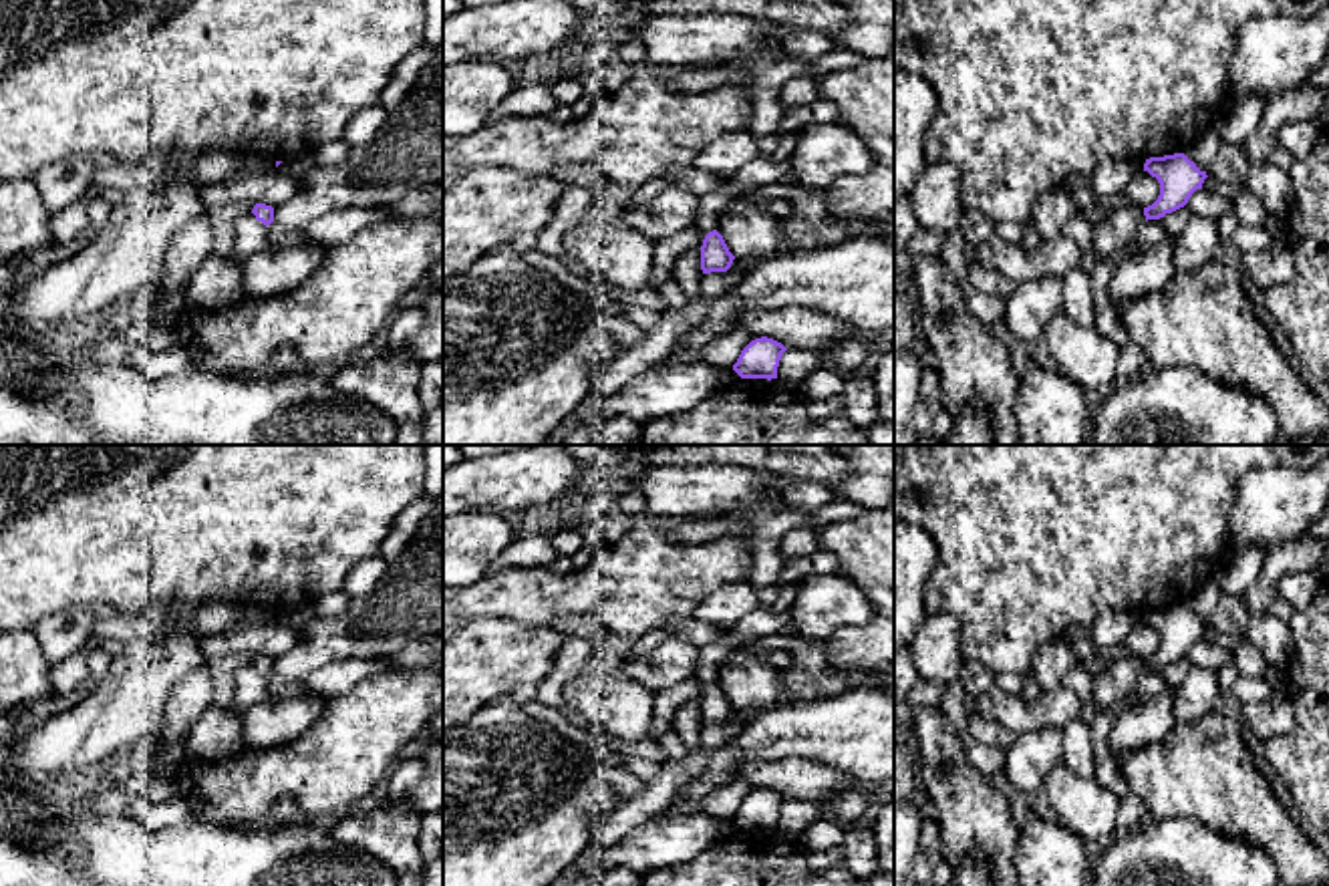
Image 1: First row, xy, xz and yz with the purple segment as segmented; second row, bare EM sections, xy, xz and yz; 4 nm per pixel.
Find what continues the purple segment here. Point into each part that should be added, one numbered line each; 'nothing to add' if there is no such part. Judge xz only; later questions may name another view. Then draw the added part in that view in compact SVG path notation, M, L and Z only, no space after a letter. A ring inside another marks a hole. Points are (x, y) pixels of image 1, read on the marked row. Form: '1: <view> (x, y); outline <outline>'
nothing to add

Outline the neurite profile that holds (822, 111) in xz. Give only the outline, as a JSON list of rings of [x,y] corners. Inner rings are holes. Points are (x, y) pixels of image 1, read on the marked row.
[[[818,99],[816,103],[799,109],[787,109],[775,137],[783,137],[785,133],[795,133],[807,125],[834,123],[840,119],[838,107],[826,99]]]

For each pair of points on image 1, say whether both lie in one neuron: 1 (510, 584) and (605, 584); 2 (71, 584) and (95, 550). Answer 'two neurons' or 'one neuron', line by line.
1: one neuron
2: one neuron

